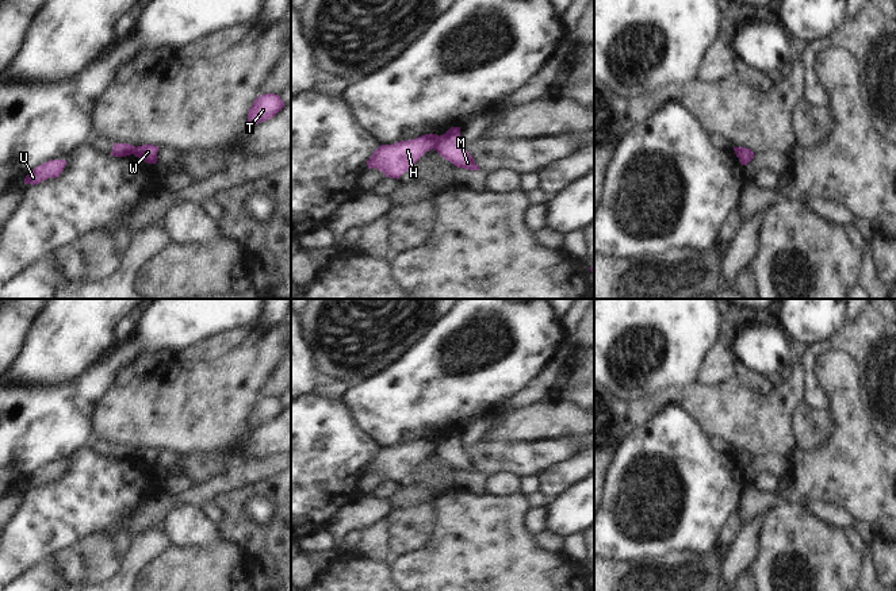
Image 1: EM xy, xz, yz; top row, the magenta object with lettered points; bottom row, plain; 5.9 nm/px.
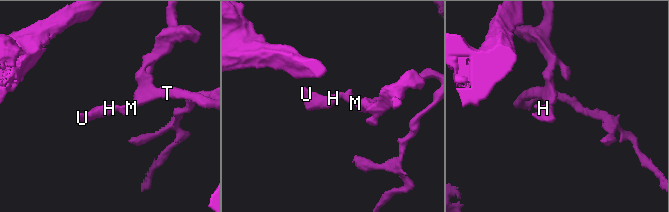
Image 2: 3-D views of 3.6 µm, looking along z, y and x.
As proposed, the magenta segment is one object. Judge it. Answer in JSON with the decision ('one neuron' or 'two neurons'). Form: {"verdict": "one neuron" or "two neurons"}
{"verdict": "two neurons"}

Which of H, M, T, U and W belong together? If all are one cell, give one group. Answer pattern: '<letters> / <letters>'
H U / M T W

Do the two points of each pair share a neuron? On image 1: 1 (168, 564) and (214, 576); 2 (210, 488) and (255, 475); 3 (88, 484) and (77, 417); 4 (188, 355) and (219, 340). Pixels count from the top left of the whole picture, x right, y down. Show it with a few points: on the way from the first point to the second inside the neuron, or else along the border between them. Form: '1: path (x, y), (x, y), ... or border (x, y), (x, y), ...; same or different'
1: path (179, 574), (203, 574); same
2: path (221, 483), (244, 475); same
3: border (85, 445), (81, 445), (64, 461); different
4: path (196, 353), (211, 348); same

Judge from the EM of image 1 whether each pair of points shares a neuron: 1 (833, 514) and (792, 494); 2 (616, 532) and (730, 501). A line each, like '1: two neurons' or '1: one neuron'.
1: one neuron
2: one neuron

